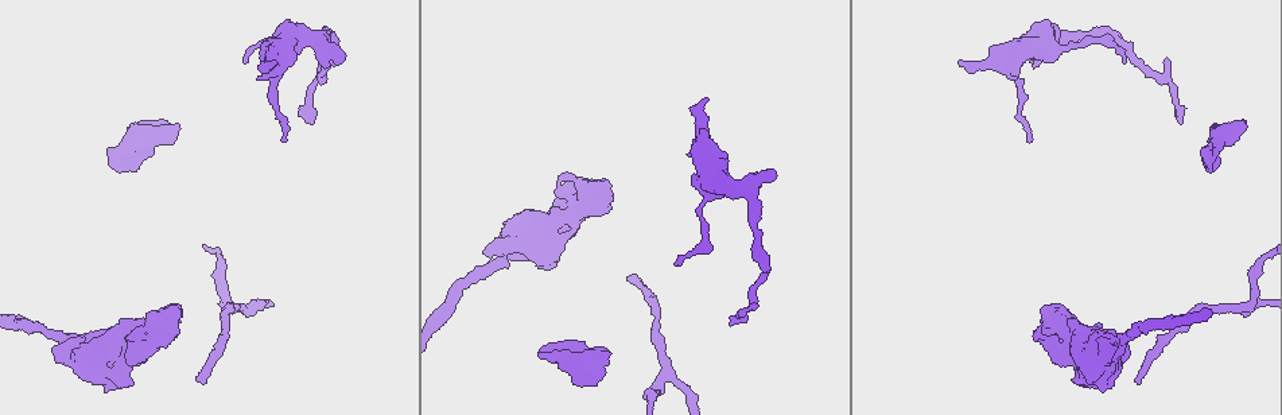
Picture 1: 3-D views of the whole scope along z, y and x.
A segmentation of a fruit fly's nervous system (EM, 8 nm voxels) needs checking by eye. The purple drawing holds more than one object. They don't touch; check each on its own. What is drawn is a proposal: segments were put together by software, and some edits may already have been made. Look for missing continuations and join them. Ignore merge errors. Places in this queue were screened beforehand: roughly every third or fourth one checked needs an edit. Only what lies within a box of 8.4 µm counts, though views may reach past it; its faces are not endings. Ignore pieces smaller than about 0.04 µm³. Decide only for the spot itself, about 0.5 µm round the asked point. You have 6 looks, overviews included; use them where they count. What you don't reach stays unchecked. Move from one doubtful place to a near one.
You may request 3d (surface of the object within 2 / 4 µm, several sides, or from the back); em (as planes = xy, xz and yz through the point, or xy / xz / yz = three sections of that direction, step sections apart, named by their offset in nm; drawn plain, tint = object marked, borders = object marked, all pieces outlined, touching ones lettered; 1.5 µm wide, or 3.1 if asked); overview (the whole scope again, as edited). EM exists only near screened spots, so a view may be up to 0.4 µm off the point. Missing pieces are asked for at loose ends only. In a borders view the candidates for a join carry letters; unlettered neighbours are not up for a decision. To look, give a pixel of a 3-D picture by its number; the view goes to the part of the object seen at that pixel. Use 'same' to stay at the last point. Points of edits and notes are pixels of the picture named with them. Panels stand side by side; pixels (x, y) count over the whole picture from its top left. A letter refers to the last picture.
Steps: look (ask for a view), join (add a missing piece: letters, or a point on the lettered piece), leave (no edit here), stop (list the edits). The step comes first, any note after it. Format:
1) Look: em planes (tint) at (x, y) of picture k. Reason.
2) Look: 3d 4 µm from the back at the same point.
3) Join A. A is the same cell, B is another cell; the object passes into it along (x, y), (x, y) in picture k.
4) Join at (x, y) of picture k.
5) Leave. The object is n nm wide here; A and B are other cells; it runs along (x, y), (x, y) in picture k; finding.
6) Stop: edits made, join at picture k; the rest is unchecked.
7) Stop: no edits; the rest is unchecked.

Look: em planes (borders) at (1216, 169) of picture 1. Branch stops here.

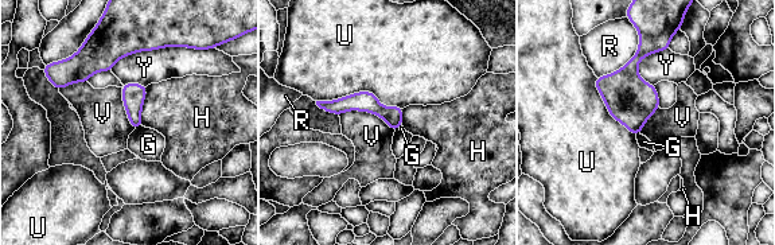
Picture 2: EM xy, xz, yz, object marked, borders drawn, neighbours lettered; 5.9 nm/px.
Leave. G, H, R, U, V and Y are other cells; none of them fits.

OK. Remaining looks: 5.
Look: em xz step 4 (tint) at (675, 265) of picture 1. Thin end.

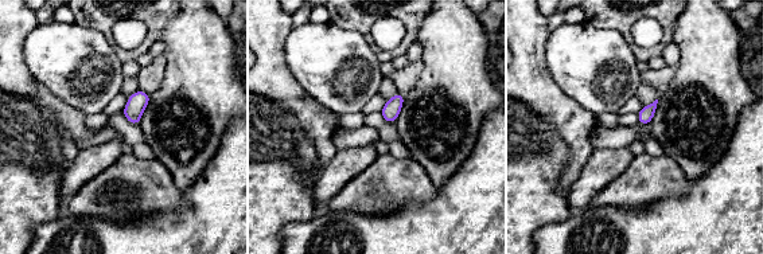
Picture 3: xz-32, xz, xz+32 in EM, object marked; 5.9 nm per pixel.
Look: em planes (borders) at the same point.

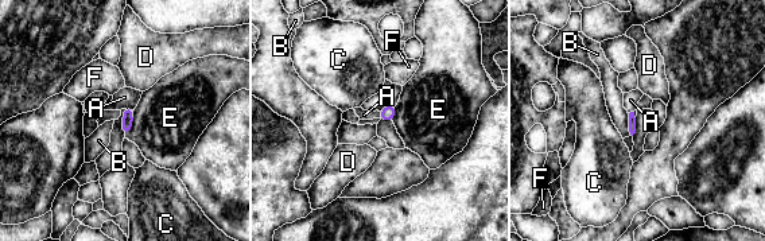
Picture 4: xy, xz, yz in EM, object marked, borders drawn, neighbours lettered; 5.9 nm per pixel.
Leave. A, B, C, D, E and F are other cells; a border runs along (628, 113), (628, 131), (632, 135) in picture 4; no lettered piece goes on from it.

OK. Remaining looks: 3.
Look: 3d 4 µm at (1179, 121) of picture 1. End of a long branch.

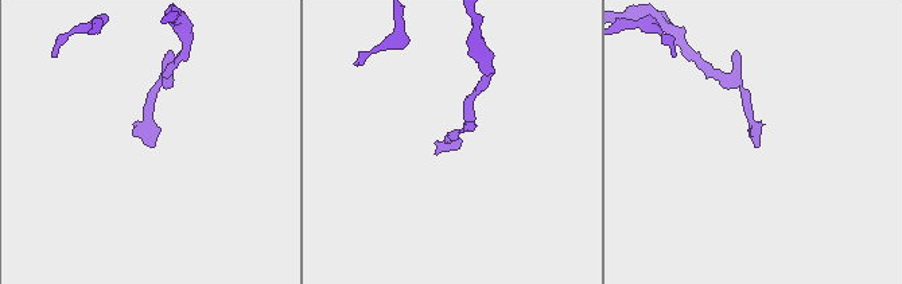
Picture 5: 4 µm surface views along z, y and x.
Look: em planes (borders) at (451, 149) of picture 5. Now the EM.

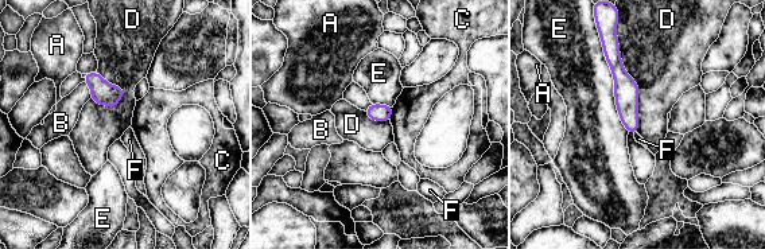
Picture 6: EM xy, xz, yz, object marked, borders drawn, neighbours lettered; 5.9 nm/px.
Leave. A, B, C, D, E and F are other cells; a border runs along (616, 6), (637, 132) in picture 6; no lettered piece goes on from it.

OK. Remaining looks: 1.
Stop: no edits; the rest is unchecked.

